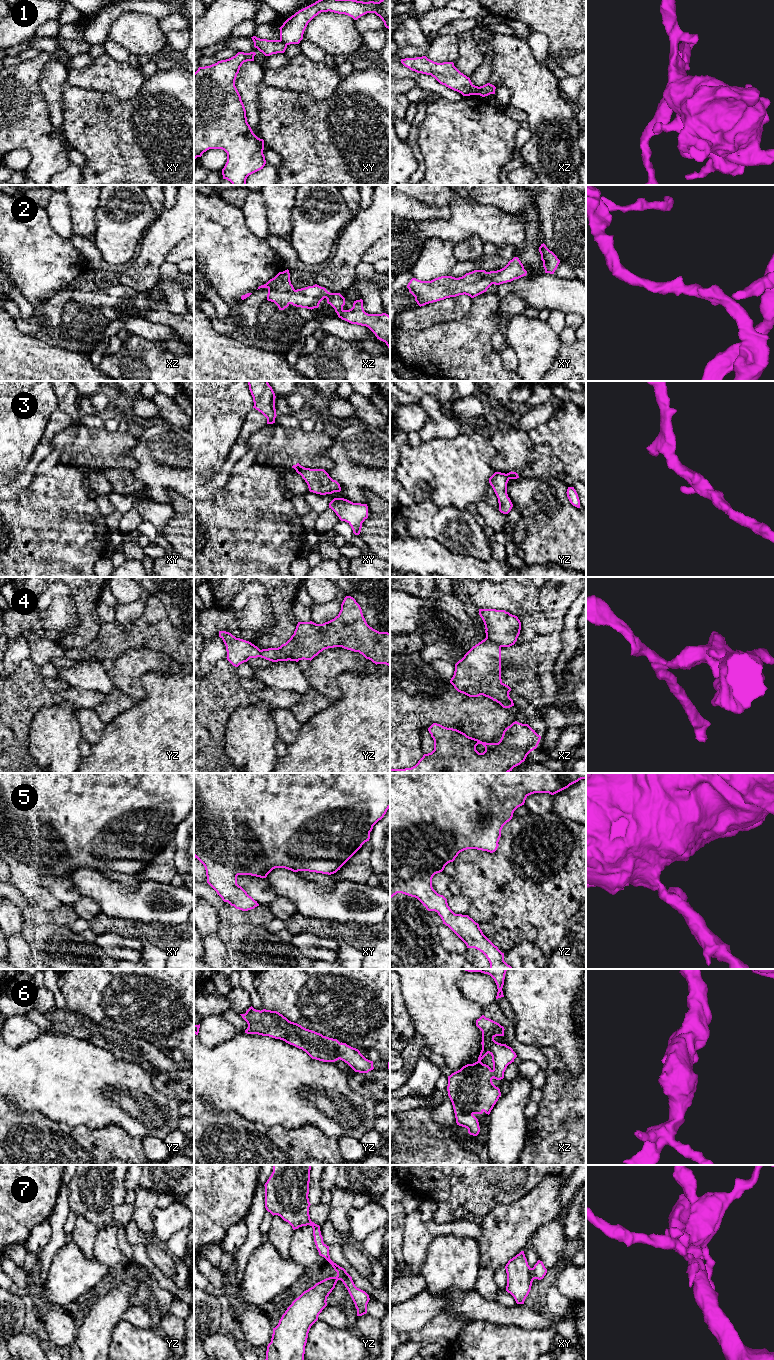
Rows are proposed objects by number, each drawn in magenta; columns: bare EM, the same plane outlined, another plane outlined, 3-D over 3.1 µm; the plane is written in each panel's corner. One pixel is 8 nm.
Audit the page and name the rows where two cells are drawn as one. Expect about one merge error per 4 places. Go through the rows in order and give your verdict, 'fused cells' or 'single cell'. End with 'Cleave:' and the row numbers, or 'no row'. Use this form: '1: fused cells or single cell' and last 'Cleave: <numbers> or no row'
1: fused cells
2: single cell
3: single cell
4: fused cells
5: single cell
6: single cell
7: fused cells
Cleave: 1, 4, 7

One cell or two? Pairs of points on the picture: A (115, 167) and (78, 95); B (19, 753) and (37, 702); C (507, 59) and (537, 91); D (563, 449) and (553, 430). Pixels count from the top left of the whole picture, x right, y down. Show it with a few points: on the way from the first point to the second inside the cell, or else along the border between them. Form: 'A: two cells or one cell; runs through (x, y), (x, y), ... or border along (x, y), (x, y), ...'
A: one cell; runs through (114, 149), (112, 138), (87, 113)
B: one cell; runs through (19, 740), (19, 720), (24, 715)
C: one cell; runs through (515, 67), (530, 83)
D: one cell; runs through (563, 444), (563, 440), (558, 435)

